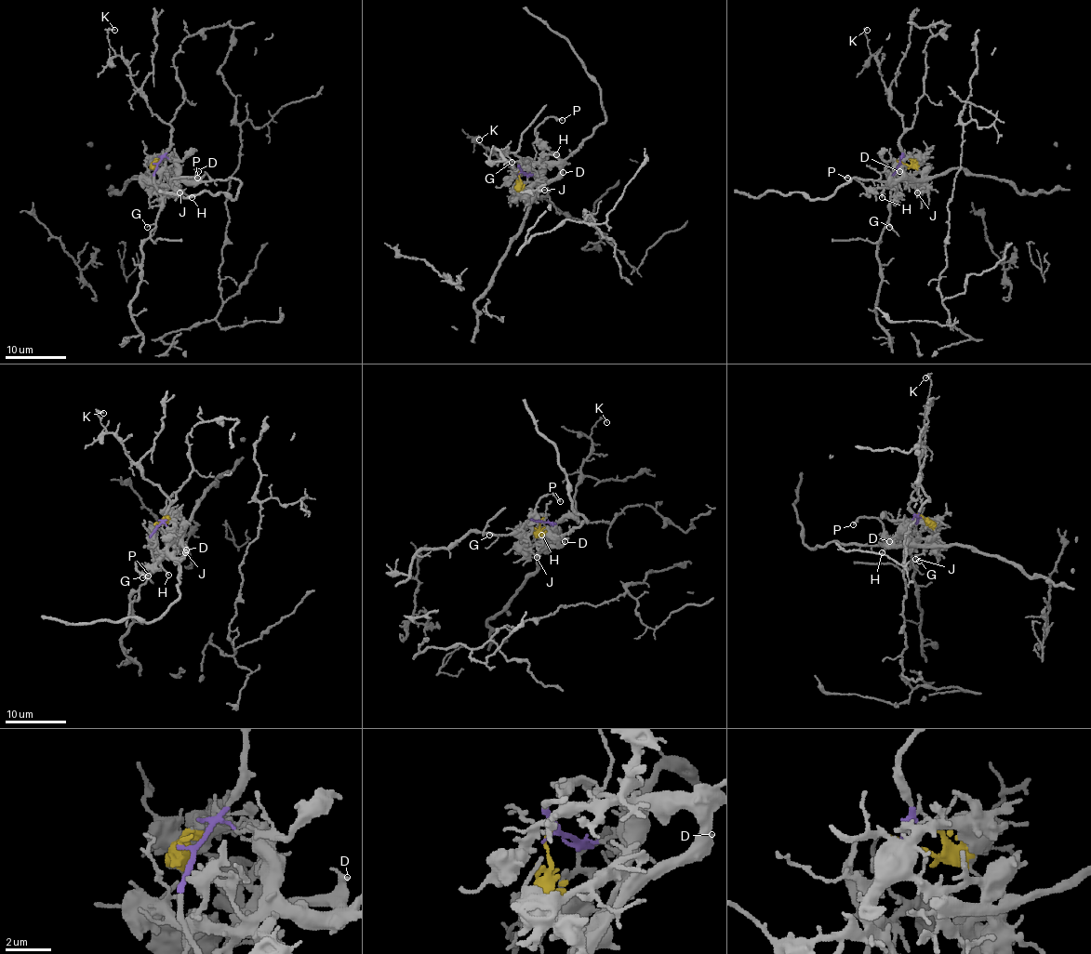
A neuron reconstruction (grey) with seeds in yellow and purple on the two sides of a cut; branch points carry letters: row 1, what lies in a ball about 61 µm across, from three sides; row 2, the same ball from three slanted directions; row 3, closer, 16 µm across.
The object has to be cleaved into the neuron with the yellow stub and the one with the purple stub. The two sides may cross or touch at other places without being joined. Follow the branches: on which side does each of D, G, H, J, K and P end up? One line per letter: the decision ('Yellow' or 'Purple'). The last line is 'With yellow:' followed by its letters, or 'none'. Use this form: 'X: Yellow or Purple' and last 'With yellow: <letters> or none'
D: Yellow
G: Purple
H: Yellow
J: Yellow
K: Purple
P: Yellow
With yellow: D, H, J, P

